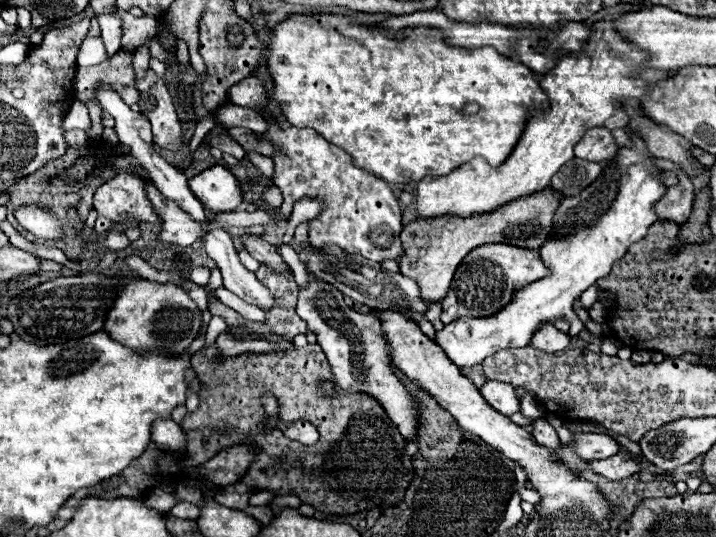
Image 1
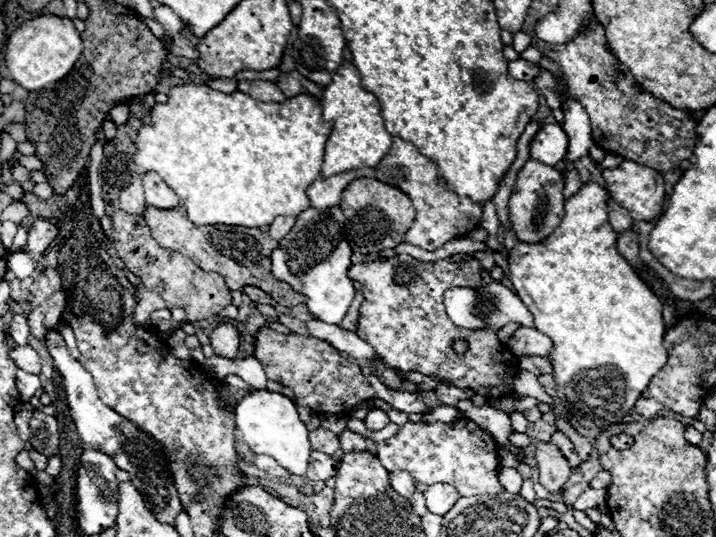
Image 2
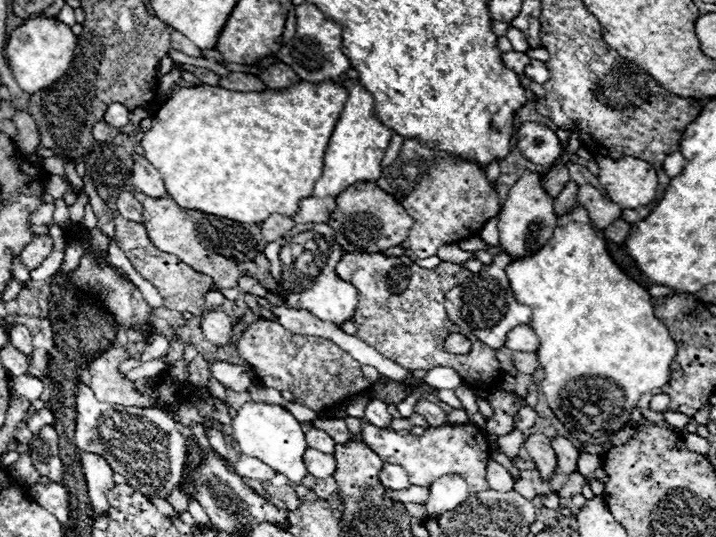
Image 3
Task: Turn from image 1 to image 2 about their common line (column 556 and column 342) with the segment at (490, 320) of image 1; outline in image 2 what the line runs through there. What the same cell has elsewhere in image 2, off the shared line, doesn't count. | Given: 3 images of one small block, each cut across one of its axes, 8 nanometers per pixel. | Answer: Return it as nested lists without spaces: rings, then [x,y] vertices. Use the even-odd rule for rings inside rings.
[[[340,206],[326,210],[308,208],[300,212],[296,228],[280,240],[280,248],[276,248],[270,256],[272,274],[278,280],[292,284],[296,292],[308,296],[308,310],[326,324],[338,324],[354,300],[354,284],[348,280],[352,248],[344,240],[344,224],[344,212]]]

